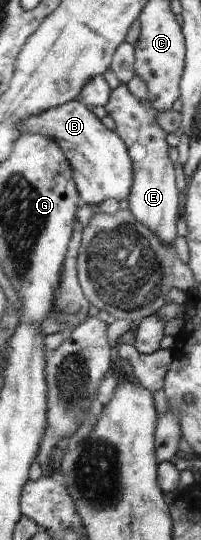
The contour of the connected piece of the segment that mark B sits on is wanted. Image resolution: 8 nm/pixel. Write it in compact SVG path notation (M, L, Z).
M71 100L40 111L37 115L26 117L20 123L20 131L22 135L42 135L59 146L73 170L73 179L82 203L97 207L106 199L116 199L119 202L129 197L133 183L129 152L115 131L106 128L85 104Z

